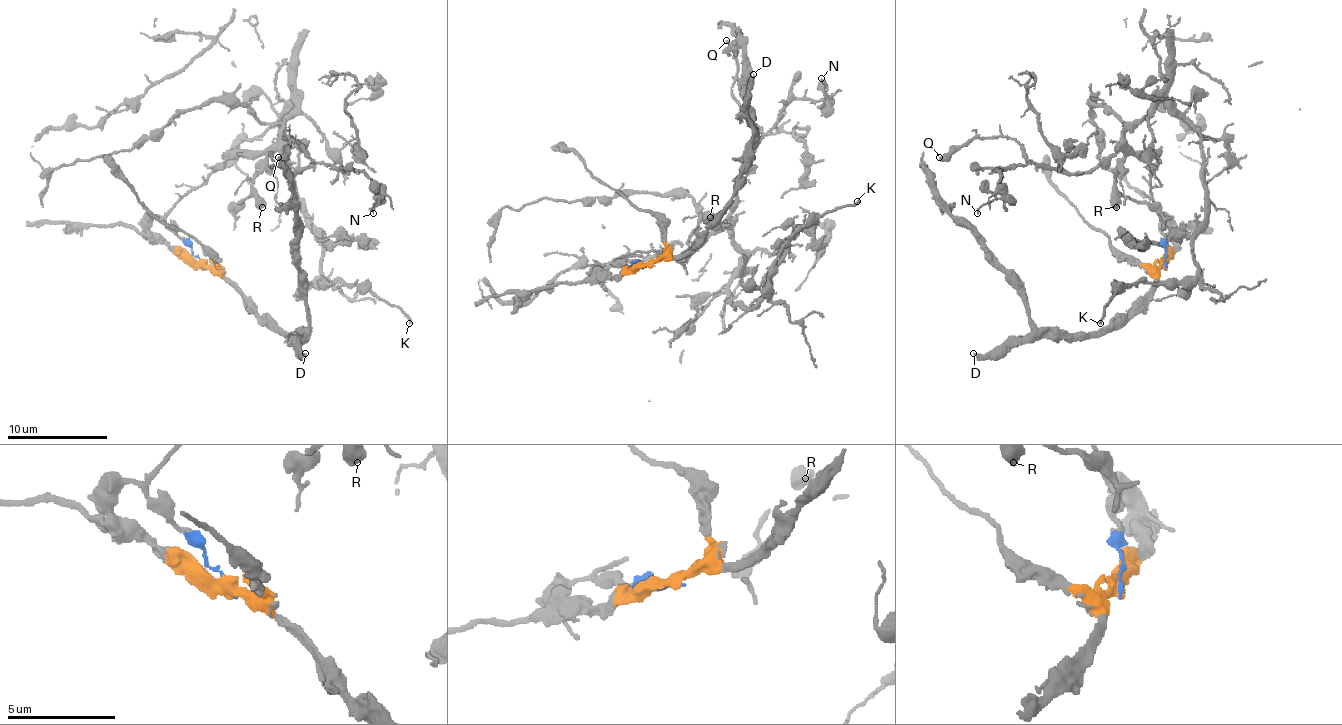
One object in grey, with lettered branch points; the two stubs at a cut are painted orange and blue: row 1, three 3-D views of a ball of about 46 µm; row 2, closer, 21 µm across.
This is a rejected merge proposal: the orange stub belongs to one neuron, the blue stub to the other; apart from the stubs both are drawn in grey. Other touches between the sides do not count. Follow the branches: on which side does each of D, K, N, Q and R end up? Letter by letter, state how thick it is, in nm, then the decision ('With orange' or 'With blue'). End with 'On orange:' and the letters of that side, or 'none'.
D: Thickness 320 nm. With orange
K: Thickness 190 nm. With blue
N: Thickness 110 nm. With blue
Q: Thickness 440 nm. With blue
R: Thickness 650 nm. With blue
On orange: D

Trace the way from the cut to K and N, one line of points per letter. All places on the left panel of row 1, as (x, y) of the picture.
K: (200, 263), (167, 213), (230, 158), (265, 153), (295, 100), (285, 175), (322, 280), (365, 285), (410, 323)
N: (200, 263), (165, 218), (242, 153), (277, 150), (290, 173), (317, 163), (352, 168), (382, 195), (372, 213)

